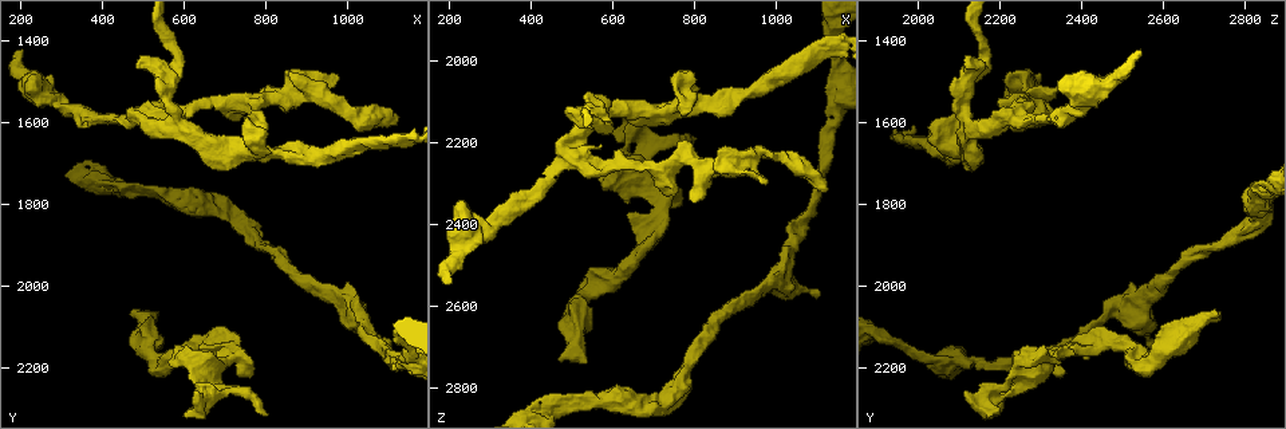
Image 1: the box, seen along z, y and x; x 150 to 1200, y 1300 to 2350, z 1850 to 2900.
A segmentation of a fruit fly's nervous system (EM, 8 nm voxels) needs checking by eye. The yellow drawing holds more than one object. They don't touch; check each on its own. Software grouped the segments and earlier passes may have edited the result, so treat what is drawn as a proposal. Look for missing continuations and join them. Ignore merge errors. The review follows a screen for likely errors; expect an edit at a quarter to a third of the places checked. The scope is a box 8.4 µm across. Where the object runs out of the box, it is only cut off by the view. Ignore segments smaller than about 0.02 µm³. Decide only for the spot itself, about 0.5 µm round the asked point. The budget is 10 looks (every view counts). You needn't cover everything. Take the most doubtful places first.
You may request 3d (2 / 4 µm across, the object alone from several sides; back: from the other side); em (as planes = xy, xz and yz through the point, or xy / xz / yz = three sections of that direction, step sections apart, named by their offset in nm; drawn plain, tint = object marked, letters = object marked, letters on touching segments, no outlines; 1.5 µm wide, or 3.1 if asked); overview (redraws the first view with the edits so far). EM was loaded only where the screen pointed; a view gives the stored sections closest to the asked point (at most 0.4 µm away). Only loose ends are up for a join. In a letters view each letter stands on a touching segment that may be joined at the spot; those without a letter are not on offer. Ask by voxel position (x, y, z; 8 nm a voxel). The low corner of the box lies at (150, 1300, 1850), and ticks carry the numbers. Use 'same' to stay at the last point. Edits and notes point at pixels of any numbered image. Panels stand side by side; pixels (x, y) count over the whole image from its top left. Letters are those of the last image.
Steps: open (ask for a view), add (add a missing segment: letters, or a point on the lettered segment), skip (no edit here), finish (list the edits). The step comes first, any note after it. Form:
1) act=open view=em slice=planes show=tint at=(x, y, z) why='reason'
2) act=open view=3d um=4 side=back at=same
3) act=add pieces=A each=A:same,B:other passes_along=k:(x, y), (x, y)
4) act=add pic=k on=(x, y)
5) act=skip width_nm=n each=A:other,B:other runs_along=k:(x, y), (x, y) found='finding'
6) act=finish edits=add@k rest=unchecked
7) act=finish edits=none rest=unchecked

act=open view=3d um=4 at=(1105, 2145, 2575) why='an open end'

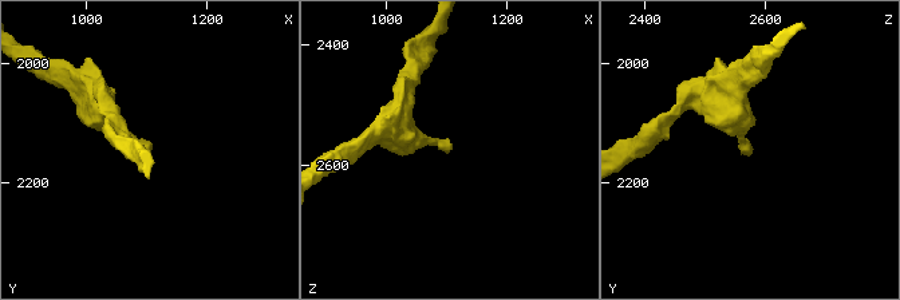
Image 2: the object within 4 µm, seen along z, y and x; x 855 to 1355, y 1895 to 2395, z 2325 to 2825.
act=open view=em slice=planes show=letters at=(1100, 2150, 2580)

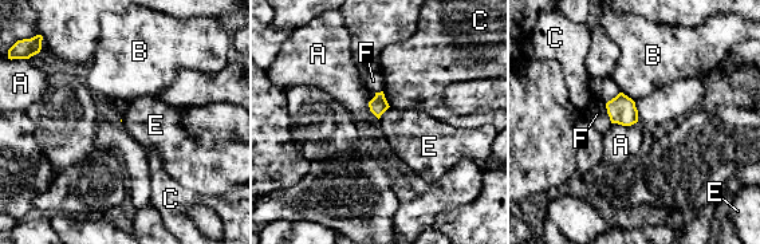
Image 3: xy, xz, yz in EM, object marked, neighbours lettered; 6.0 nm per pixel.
act=skip longest_contact=A:170nm each=A:other,B:other,C:other,E:other,F:other found='no lettered segment goes on from it'

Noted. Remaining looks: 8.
act=open view=em slice=planes show=letters at=(770, 2210, 2350) why='branch stops here'

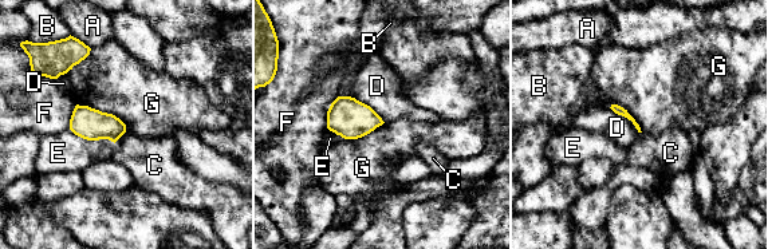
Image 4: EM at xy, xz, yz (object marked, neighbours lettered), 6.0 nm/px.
act=skip longest_contact=G:340nm each=A:other,B:other,C:other,D:other,E:other,F:other,G:other border=4:(77, 103), (111, 113), (126, 127) found='no lettered segment goes on from it'

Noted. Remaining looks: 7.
act=open view=3d um=4 side=back at=(625, 2255, 2115) why='an open end'

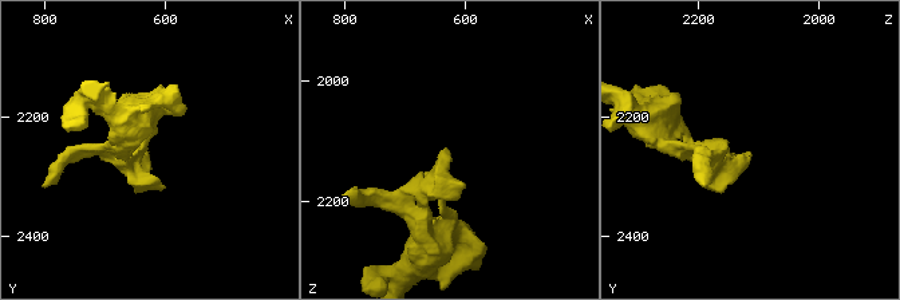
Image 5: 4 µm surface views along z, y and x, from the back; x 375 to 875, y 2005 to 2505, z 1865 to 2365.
act=open view=em slice=xz step=8 show=letters at=(630, 2260, 2110)

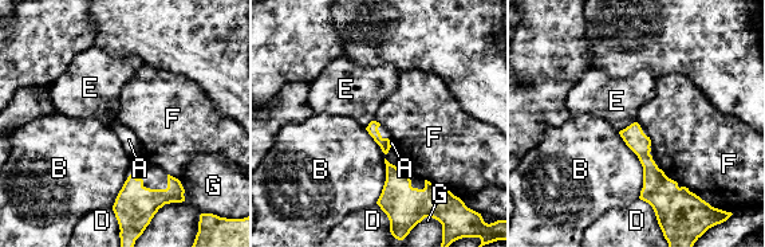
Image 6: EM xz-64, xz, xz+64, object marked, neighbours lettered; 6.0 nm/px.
act=open view=em slice=planes show=letters at=same why='another direction'

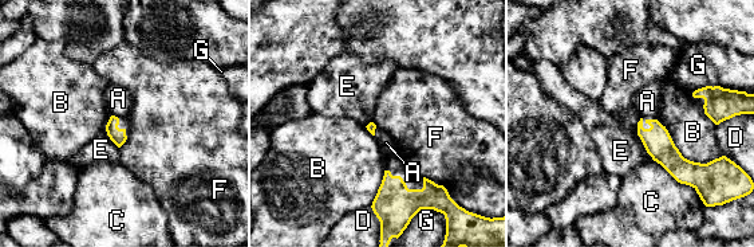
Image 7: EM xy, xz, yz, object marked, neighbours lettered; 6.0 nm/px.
act=skip each=A:other,B:other,C:other,D:other,E:other,F:other,G:other border=7:(105, 129), (109, 138), (118, 148) found='no lettered segment goes on from it'

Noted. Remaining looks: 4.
act=open view=em slice=planes show=letters at=(970, 1490, 2300) why='free end'

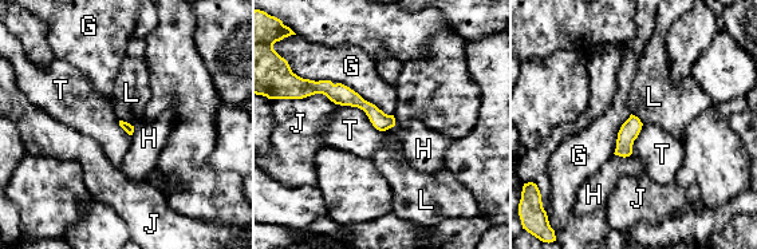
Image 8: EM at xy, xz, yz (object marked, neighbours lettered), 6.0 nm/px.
act=skip each=G:other,H:other,J:other,L:other,T:other border=8:(335, 103), (359, 107), (382, 131) found='none of them fits'

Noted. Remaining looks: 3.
act=finish edits=none rest=unchecked

